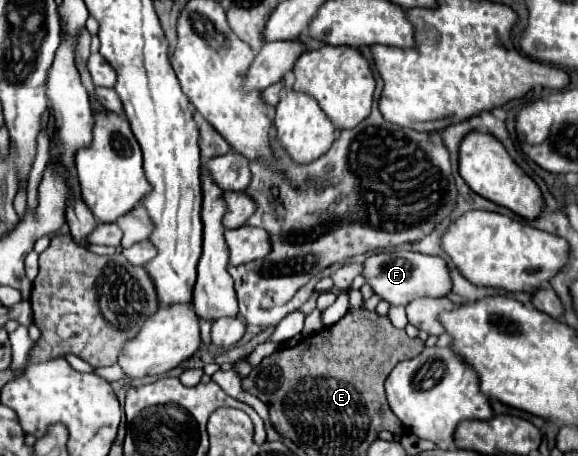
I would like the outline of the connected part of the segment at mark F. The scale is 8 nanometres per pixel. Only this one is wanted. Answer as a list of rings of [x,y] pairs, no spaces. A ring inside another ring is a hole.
[[[386,251],[372,255],[364,261],[362,275],[368,279],[374,293],[392,305],[408,305],[418,297],[446,297],[452,291],[452,279],[446,261],[414,251]]]

